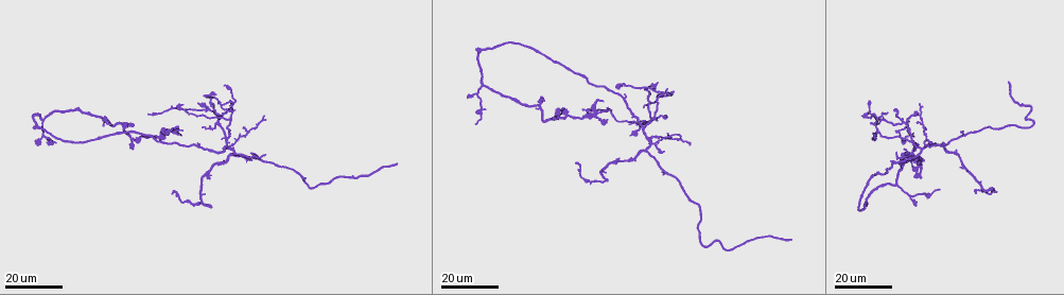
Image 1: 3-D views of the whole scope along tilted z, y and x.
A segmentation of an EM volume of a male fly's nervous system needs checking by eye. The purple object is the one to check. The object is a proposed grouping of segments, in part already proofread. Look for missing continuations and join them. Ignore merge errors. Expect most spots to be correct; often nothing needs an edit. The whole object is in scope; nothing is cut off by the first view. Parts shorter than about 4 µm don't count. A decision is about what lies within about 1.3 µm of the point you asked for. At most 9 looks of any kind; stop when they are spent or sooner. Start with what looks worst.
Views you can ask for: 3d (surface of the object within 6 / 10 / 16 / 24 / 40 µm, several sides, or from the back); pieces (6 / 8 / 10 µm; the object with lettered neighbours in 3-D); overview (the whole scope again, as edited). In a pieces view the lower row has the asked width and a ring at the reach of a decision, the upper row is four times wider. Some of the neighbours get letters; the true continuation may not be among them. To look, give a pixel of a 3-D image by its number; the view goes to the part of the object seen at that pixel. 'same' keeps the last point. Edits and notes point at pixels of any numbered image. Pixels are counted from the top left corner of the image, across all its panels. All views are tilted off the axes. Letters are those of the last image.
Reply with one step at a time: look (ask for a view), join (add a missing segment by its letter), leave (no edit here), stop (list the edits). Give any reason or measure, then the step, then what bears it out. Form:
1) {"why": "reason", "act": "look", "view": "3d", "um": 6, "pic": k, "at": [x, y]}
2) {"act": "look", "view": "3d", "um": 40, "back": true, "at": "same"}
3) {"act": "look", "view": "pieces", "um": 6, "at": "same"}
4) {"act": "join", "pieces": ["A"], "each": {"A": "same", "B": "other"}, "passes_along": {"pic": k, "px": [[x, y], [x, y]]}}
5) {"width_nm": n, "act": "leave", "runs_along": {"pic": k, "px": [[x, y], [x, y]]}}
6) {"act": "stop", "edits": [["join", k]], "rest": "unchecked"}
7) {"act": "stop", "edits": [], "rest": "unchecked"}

{"why": "an open end", "act": "look", "view": "3d", "um": 16, "pic": 1, "at": [397, 162]}

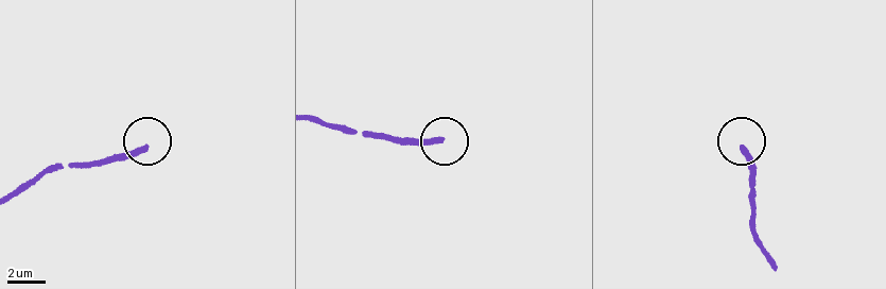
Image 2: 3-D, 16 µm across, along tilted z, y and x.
{"why": "what lies round it", "act": "look", "view": "pieces", "um": 10, "pic": 2, "at": [438, 139]}

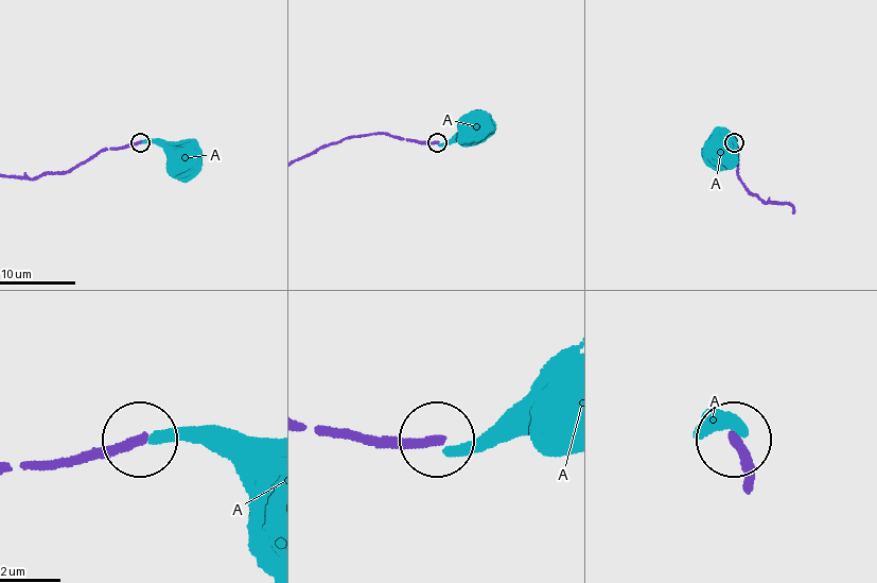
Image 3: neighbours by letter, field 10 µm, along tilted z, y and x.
{"width_nm": 290, "act": "leave", "each": {"A": "other"}, "runs_along": {"pic": 3, "px": [[743, 487], [737, 444]]}, "found": "no lettered segment goes on from it"}

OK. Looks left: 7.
{"why": "branch stops here", "act": "look", "view": "3d", "um": 16, "pic": 1, "at": [172, 194]}

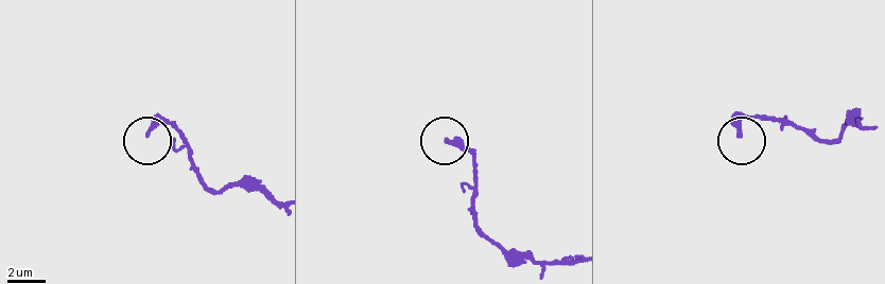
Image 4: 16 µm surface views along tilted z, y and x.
{"act": "look", "view": "3d", "um": 6, "pic": 4, "at": [145, 131]}

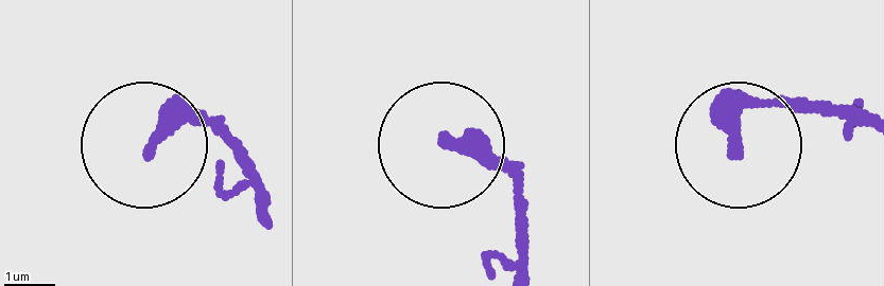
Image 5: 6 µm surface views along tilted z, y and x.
{"act": "look", "view": "pieces", "um": 8, "pic": 5, "at": [733, 145]}

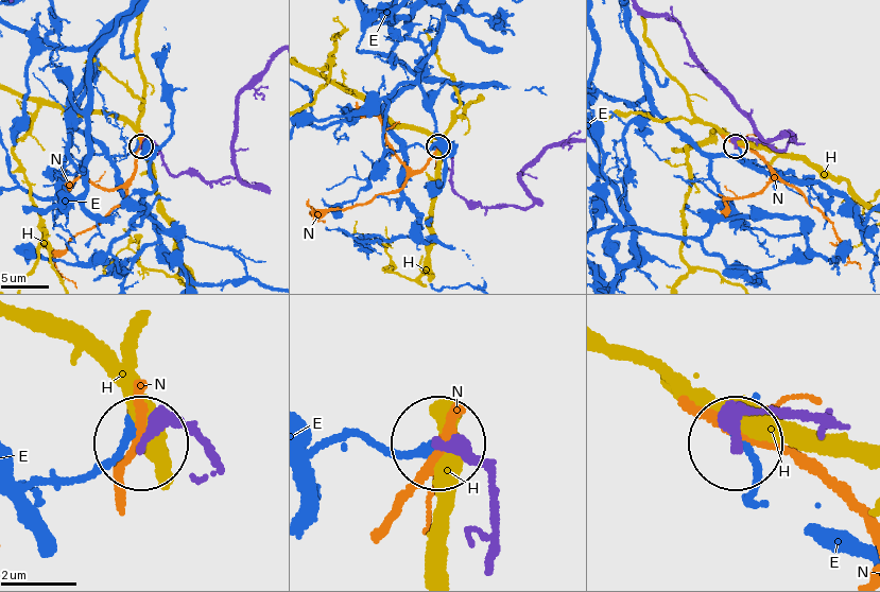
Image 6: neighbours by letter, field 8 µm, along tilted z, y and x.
{"act": "leave", "each": {"E": "other", "H": "other", "N": "other"}, "runs_along": {"pic": 6, "px": [[495, 551], [488, 479], [447, 446]]}, "found": "no lettered segment goes on from it"}

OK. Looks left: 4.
{"why": "branch stops here", "act": "look", "view": "3d", "um": 24, "pic": 1, "at": [642, 106]}

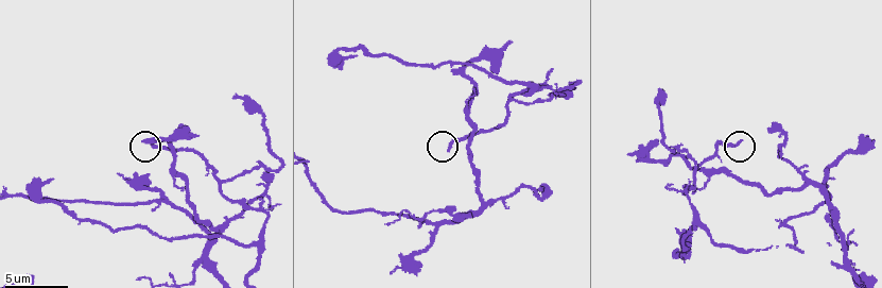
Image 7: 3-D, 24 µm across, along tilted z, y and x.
{"act": "look", "view": "pieces", "um": 8, "pic": 7, "at": [738, 142]}

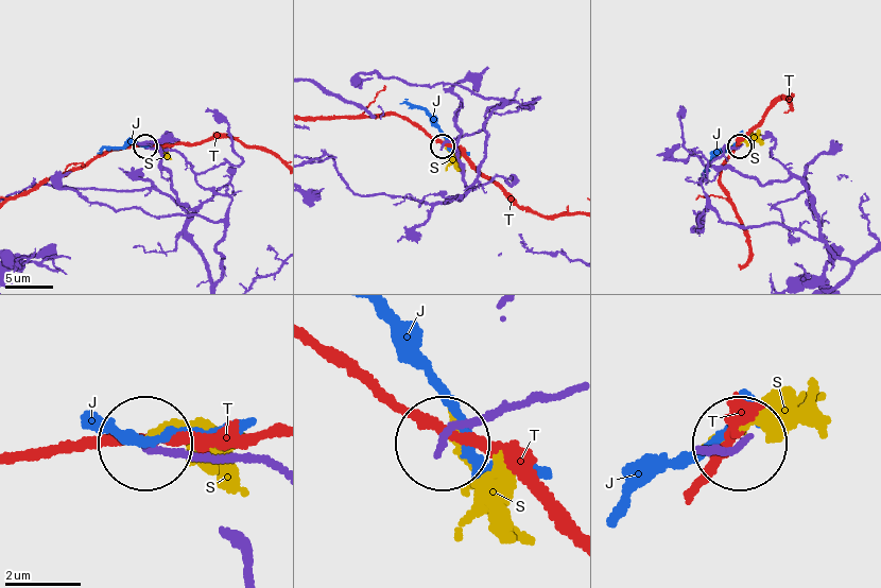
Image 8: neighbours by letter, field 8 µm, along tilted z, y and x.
{"act": "leave", "each": {"J": "other", "S": "other", "T": "other"}, "found": "no lettered segment goes on from it"}

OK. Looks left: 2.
{"why": "branch stops here", "act": "look", "view": "pieces", "um": 10, "pic": 7, "at": [340, 68]}

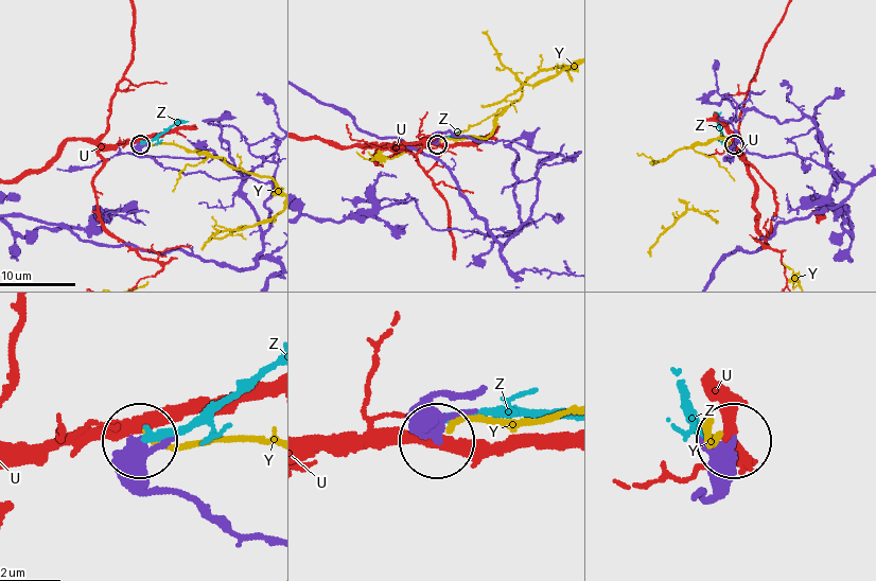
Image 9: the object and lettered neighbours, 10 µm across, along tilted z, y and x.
{"width_nm": 350, "act": "leave", "each": {"U": "other", "Y": "other", "Z": "other"}, "found": "no lettered segment goes on from it"}

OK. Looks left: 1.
{"act": "stop", "edits": [], "rest": "unchecked"}

